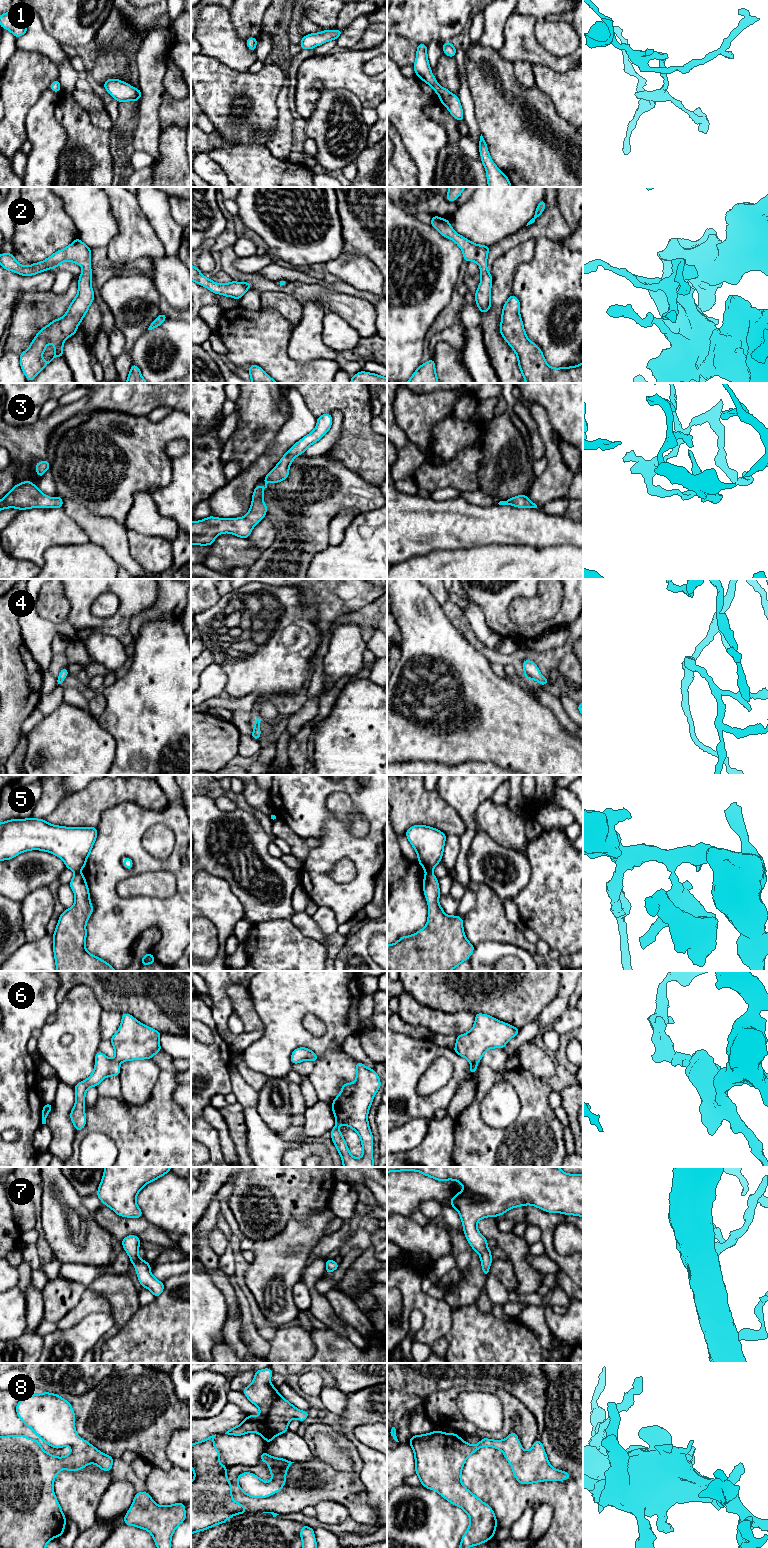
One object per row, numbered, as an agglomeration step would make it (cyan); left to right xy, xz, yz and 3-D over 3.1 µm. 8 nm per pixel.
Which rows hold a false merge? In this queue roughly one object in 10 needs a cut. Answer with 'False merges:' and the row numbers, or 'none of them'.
False merges: 5

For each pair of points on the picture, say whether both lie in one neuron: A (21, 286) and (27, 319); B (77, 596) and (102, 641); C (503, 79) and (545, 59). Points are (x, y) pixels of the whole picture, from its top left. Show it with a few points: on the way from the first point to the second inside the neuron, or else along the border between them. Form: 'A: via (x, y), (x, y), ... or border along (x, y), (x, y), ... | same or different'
A: border along (47, 291), (26, 291), (24, 293) | different
B: border along (78, 637), (90, 633), (105, 633), (120, 642) | different
C: border along (497, 51), (503, 58), (512, 63) | different

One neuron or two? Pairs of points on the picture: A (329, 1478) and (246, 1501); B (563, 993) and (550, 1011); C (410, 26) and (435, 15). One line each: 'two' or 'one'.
A: one
B: one
C: one

